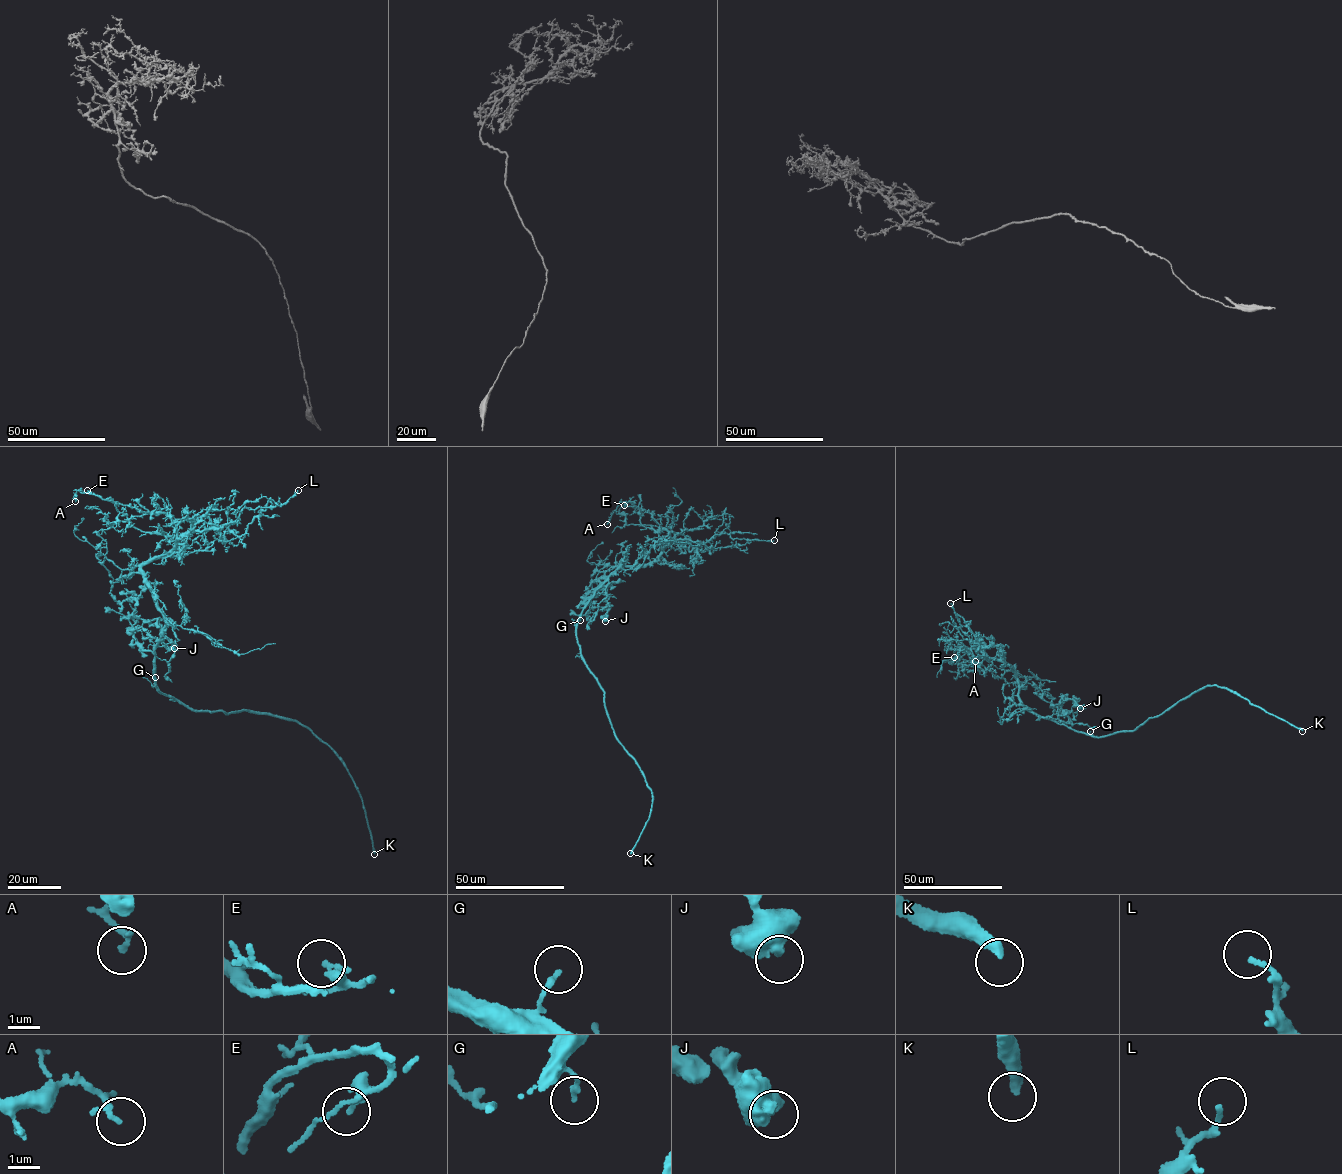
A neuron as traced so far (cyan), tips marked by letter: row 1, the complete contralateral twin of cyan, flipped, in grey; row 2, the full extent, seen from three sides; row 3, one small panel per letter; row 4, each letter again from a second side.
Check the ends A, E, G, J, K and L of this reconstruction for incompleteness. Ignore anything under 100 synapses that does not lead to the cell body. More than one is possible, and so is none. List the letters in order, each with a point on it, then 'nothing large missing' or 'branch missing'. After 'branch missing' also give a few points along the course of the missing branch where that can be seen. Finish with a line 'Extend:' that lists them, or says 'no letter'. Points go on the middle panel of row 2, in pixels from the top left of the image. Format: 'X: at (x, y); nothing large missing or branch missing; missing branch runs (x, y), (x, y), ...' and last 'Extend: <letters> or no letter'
A: at (607, 524); nothing large missing
E: at (624, 505); nothing large missing
G: at (580, 620); nothing large missing
J: at (605, 621); nothing large missing
K: at (630, 853); branch missing
L: at (774, 540); nothing large missing
Extend: K

